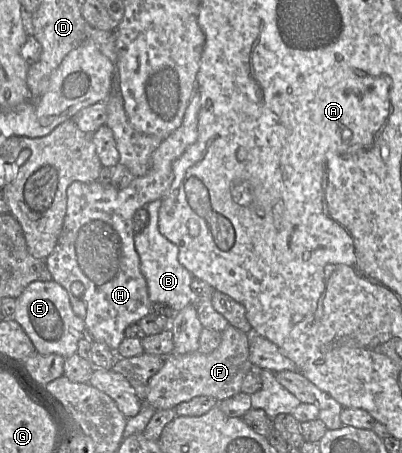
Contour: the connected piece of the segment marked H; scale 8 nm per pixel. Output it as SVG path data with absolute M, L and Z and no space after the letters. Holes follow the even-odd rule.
M196 91L181 126L163 139L153 153L148 172L135 177L126 188L119 190L111 185L102 185L99 181L77 181L68 188L63 228L46 264L52 280L67 290L72 308L84 319L87 332L94 341L106 343L114 352L126 337L126 328L152 313L147 281L141 272L140 258L135 248L134 214L150 202L161 200L170 188L173 163L198 139L200 109L201 96ZM77 281L85 287L81 296L72 292L72 284Z

